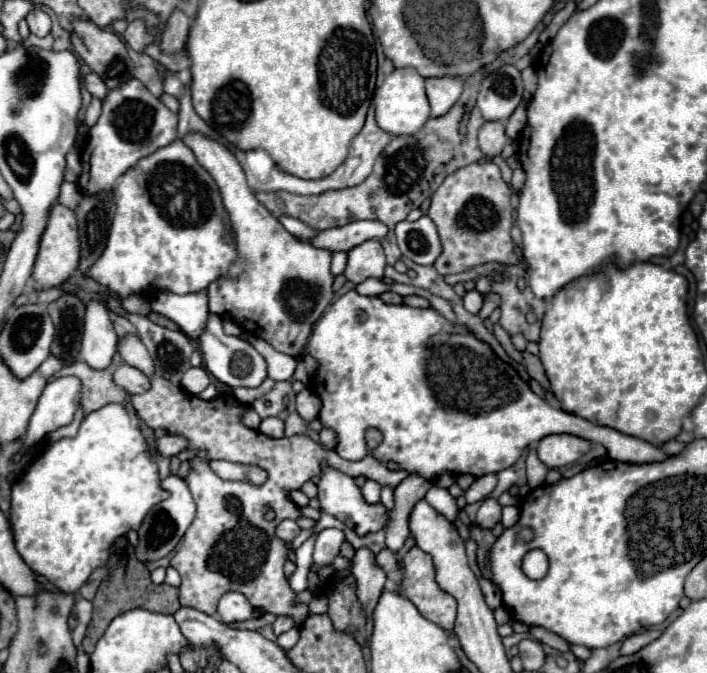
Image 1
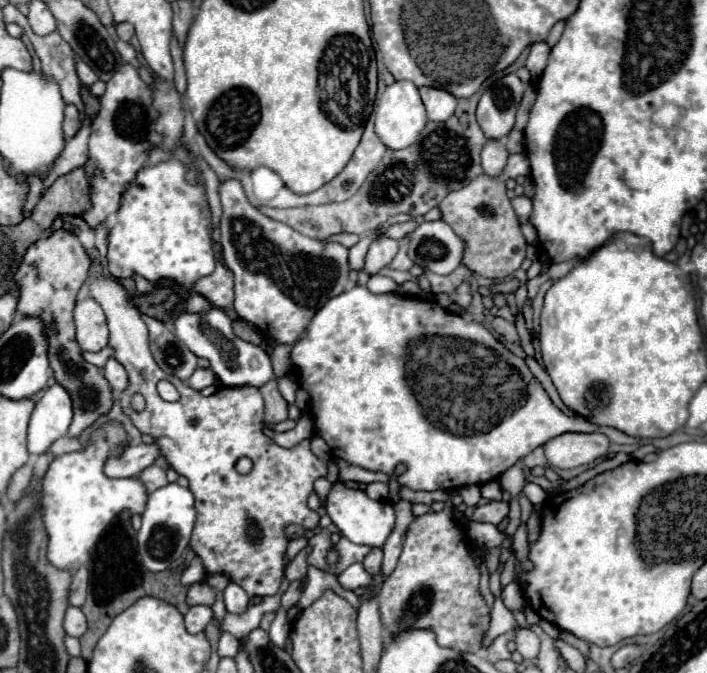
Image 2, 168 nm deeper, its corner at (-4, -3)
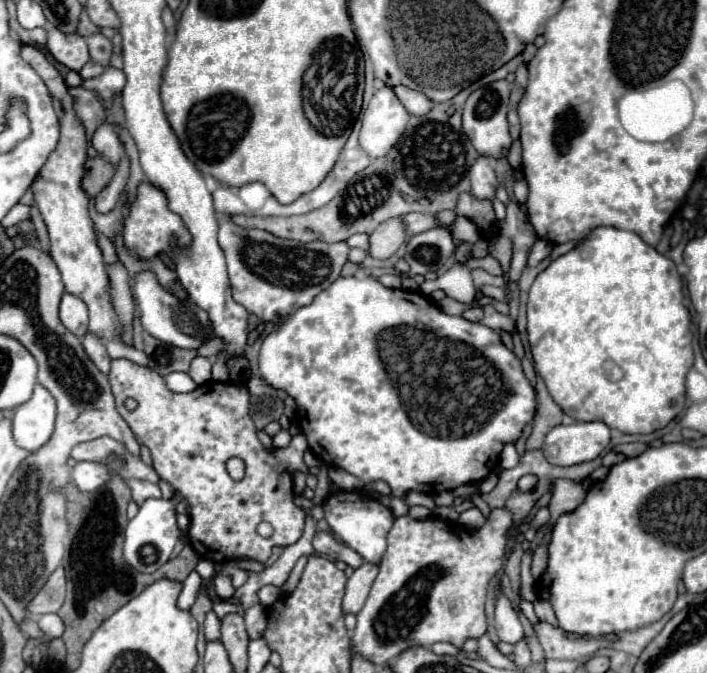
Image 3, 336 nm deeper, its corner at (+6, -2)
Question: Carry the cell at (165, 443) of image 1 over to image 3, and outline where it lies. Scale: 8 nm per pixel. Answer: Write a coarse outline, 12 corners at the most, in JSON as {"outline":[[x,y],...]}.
{"outline":[[76,463],[72,483],[84,493],[112,477],[106,463]]}

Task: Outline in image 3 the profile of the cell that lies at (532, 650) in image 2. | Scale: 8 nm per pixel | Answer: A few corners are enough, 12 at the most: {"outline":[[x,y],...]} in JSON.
{"outline":[[496,591],[494,623],[500,641],[518,643],[524,627],[510,599]]}

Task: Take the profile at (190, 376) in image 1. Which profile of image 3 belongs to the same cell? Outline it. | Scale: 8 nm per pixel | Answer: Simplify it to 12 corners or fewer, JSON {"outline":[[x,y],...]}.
{"outline":[[208,357],[192,361],[188,375],[198,385],[210,381]]}

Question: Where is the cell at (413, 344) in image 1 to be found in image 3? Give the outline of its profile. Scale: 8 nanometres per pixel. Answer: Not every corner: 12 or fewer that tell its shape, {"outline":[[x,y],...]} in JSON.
{"outline":[[338,277],[262,341],[322,463],[484,479],[536,413],[498,331]]}

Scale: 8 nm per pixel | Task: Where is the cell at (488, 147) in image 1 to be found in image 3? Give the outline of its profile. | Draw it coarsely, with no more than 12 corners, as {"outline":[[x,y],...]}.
{"outline":[[490,157],[470,167],[470,191],[476,199],[494,201],[498,177]]}

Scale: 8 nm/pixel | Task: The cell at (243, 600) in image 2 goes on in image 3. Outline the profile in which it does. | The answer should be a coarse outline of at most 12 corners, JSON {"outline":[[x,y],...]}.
{"outline":[[228,575],[214,577],[220,599],[232,599],[234,587]]}

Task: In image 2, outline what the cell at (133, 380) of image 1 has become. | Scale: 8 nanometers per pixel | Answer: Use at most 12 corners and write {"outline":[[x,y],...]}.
{"outline":[[108,358],[104,376],[112,390],[128,388],[128,374],[116,358]]}

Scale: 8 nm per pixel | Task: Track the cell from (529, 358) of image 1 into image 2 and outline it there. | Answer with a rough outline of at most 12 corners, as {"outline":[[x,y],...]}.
{"outline":[[494,318],[492,328],[508,342],[520,344],[514,322]]}

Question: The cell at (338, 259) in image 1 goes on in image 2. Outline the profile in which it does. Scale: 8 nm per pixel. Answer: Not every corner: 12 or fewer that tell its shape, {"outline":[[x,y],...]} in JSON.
{"outline":[[360,238],[356,246],[350,248],[352,270],[362,270],[364,256],[368,252],[372,238]]}

